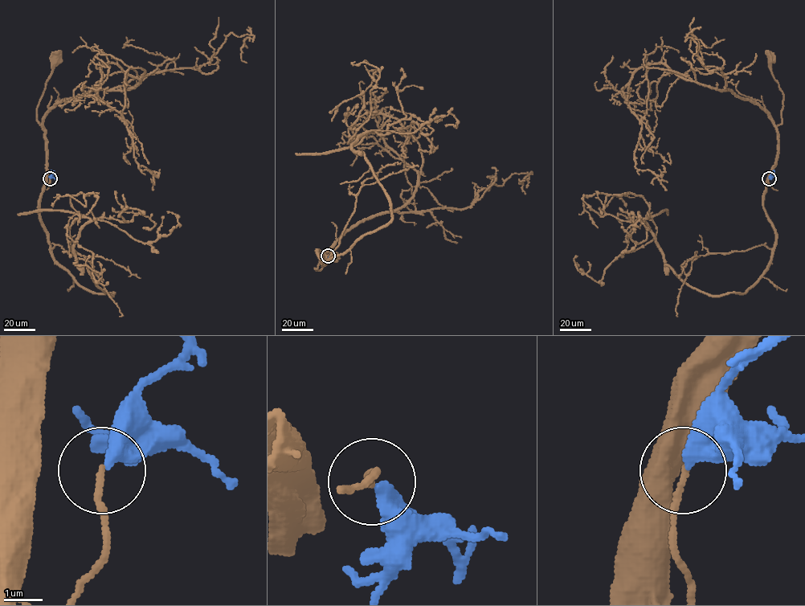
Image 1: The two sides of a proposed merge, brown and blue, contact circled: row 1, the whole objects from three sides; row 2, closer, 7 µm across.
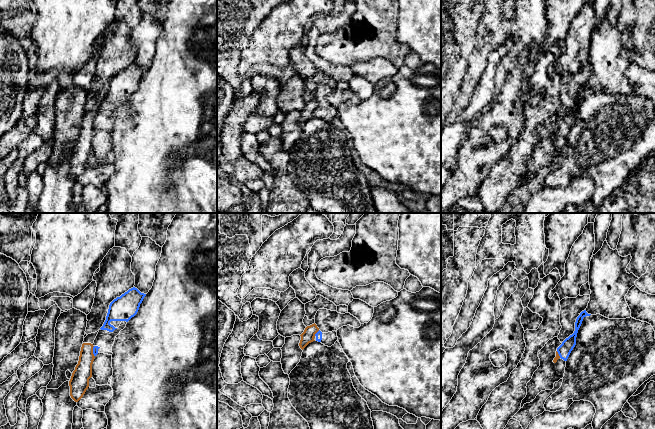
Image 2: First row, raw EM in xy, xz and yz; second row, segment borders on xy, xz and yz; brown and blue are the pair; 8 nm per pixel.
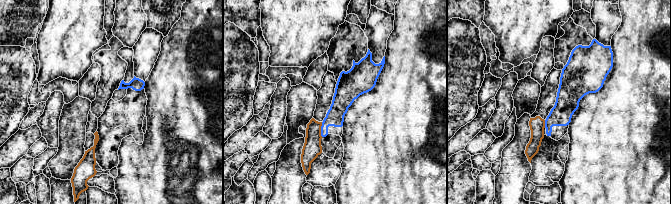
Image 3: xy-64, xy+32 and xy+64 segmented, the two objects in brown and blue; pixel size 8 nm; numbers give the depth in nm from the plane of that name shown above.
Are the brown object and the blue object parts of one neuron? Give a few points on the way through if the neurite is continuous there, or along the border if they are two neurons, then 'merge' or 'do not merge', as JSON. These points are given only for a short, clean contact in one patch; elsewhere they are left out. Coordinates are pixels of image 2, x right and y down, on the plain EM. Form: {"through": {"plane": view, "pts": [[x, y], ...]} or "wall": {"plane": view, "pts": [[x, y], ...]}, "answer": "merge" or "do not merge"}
{"wall": {"plane": "xz", "pts": [[319, 106], [314, 111]]}, "answer": "do not merge"}

